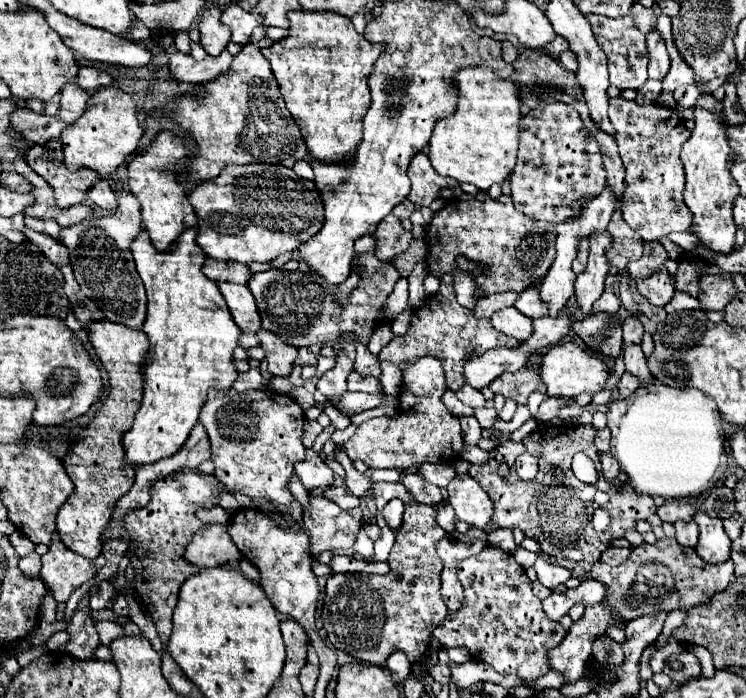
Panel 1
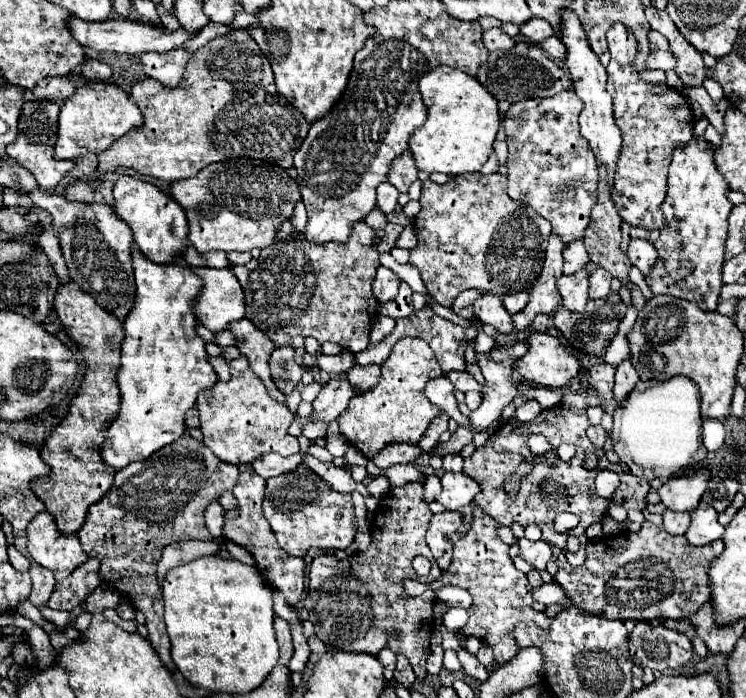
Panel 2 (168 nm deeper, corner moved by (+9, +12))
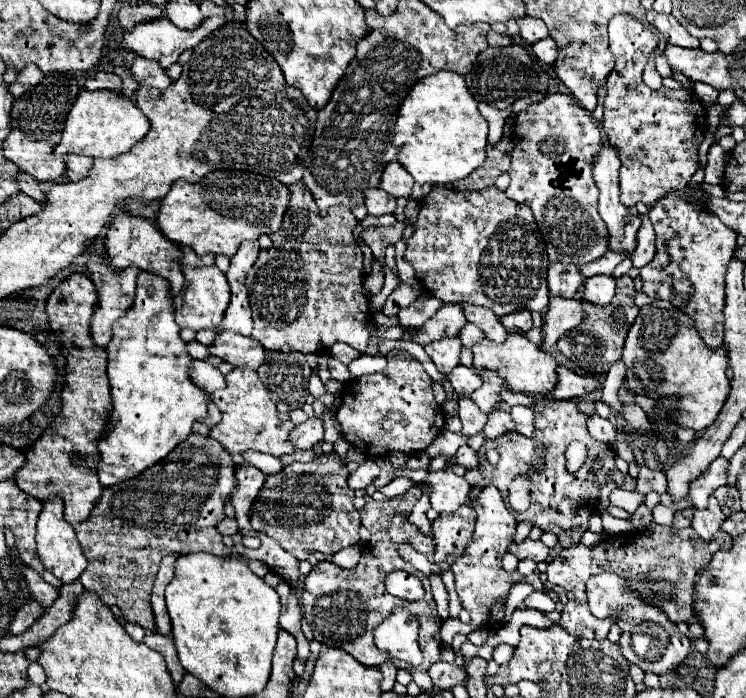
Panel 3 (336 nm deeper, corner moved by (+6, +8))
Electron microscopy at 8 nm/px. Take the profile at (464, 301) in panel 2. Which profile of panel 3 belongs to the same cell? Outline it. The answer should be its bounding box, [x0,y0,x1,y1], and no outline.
[411,304,465,346]

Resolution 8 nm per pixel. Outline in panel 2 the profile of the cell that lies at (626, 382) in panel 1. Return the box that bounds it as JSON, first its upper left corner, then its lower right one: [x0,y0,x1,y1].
[588,362,616,402]

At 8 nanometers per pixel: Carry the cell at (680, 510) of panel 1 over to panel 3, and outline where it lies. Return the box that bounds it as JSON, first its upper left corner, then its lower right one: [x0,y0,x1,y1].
[689,456,729,508]

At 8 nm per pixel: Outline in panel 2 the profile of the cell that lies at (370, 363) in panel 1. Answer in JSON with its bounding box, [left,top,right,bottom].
[316,348,356,376]

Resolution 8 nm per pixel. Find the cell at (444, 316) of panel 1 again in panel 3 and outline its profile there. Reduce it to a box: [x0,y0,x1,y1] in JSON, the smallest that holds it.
[425,336,461,376]

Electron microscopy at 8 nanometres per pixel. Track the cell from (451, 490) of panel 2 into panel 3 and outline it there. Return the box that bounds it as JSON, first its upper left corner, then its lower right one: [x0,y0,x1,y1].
[419,470,469,512]

